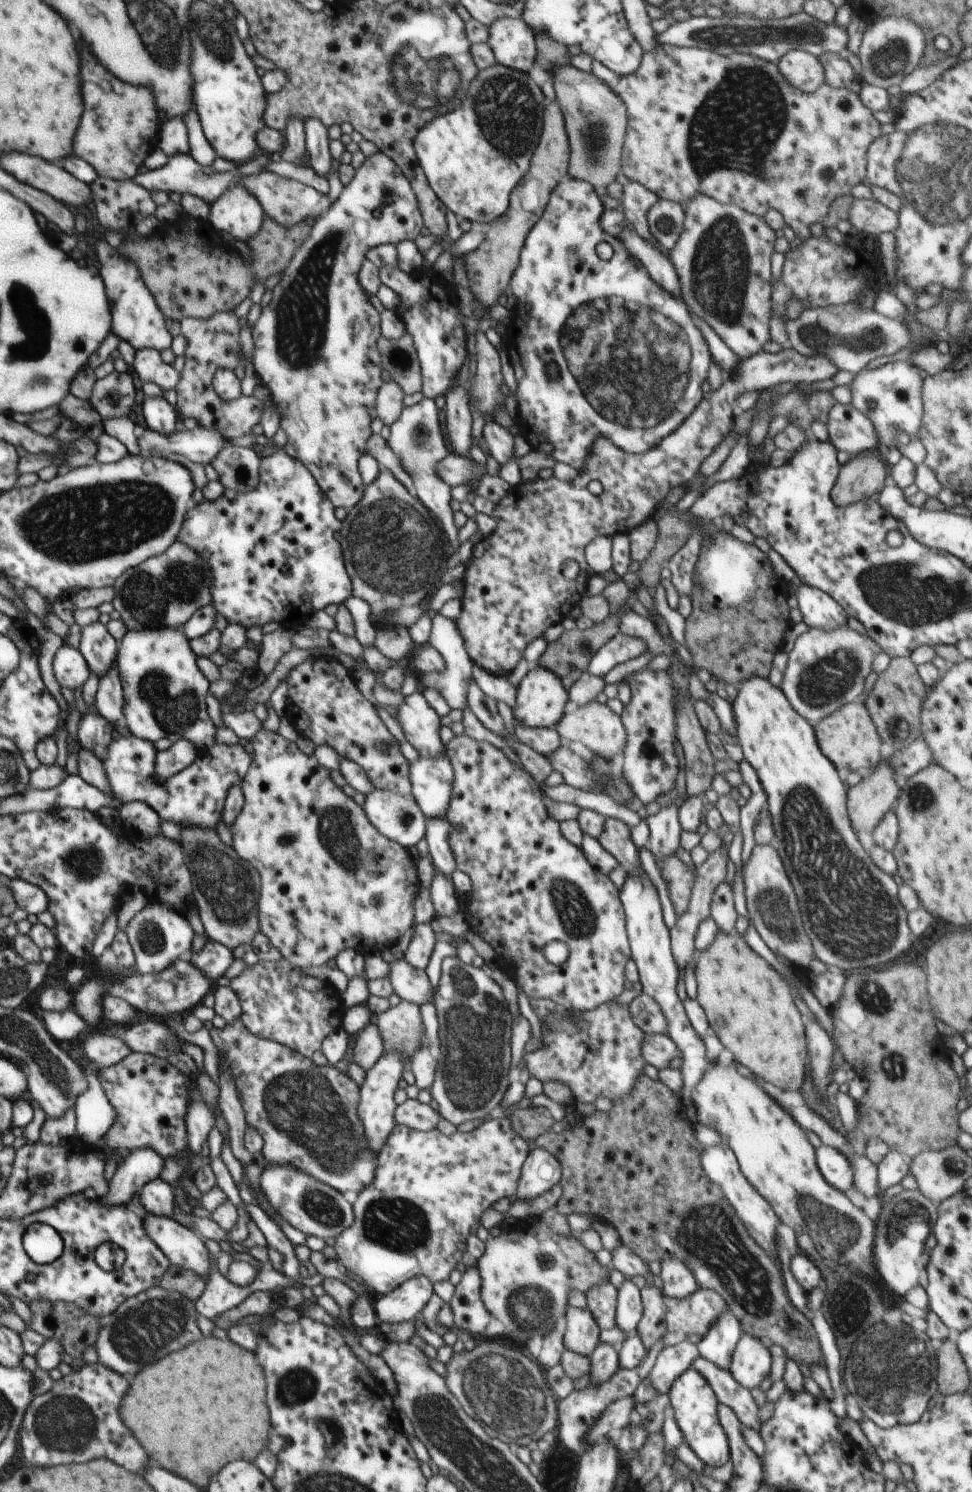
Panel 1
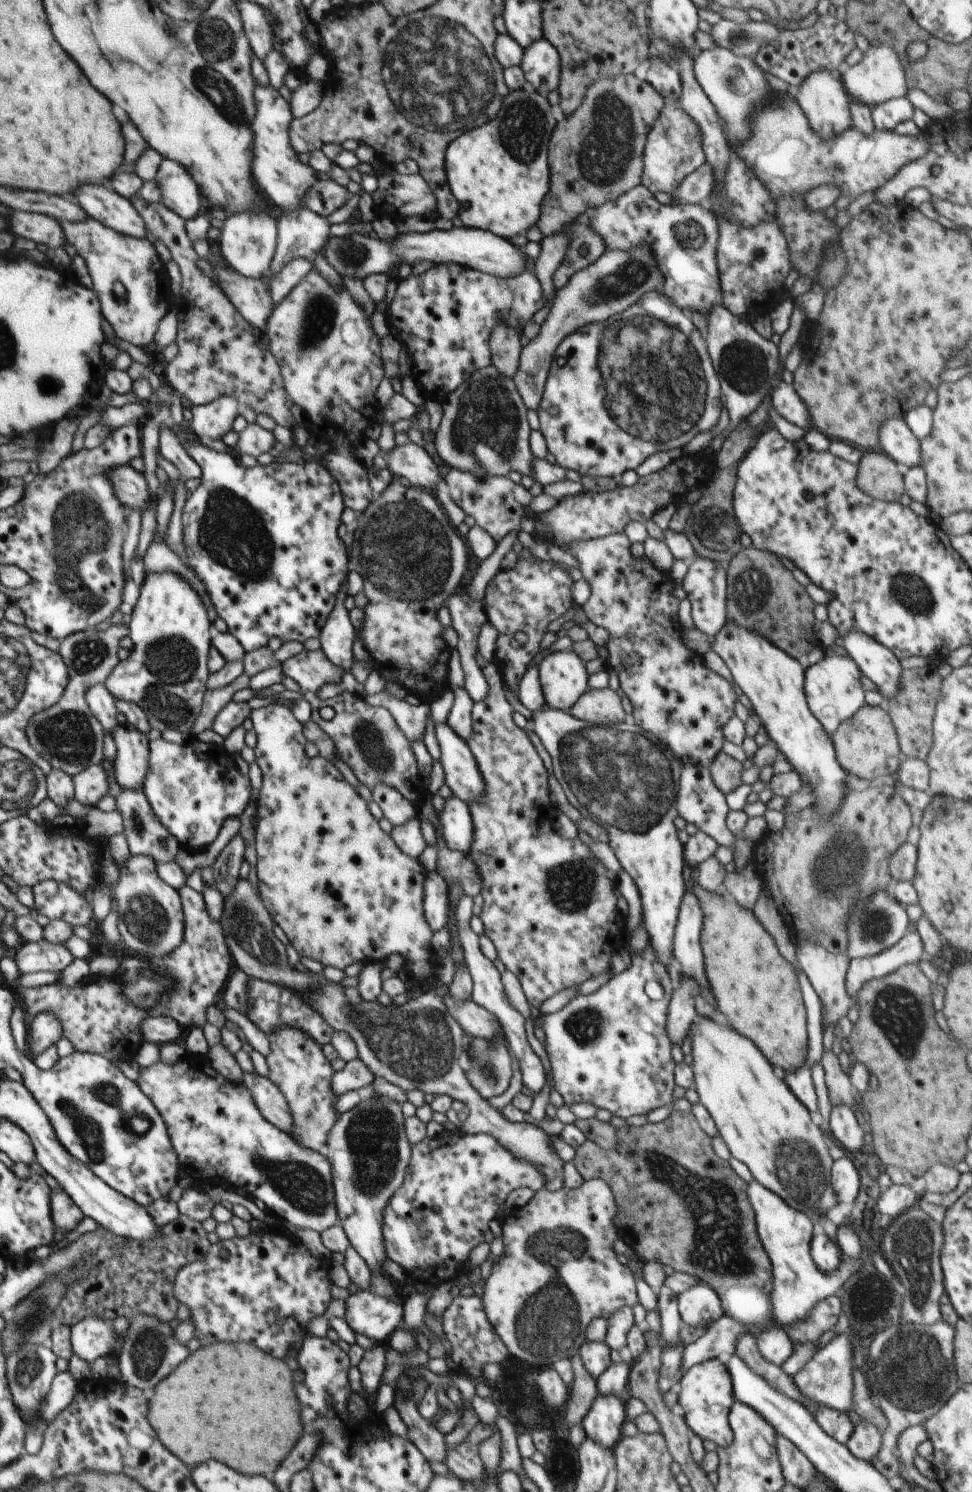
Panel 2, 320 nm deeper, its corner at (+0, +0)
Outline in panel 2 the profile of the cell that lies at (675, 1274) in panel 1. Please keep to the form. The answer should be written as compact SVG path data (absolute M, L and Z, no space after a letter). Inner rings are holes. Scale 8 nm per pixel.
M702 1282L679 1293L677 1299L680 1316L691 1327L708 1328L725 1314L718 1293Z

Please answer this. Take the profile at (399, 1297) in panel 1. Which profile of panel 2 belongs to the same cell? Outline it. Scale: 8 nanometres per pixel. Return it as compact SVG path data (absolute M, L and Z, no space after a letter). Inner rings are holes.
M358 1290L346 1300L345 1320L356 1334L382 1344L388 1334L403 1325L402 1302Z

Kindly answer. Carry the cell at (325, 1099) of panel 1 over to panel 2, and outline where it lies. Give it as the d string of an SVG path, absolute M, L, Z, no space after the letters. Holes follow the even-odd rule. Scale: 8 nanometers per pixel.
M275 1028L267 1039L271 1048L265 1058L270 1070L268 1078L281 1090L291 1108L292 1134L301 1145L323 1151L327 1136L338 1116L334 1110L338 1097L331 1089L335 1071L322 1053L322 1047L301 1028Z

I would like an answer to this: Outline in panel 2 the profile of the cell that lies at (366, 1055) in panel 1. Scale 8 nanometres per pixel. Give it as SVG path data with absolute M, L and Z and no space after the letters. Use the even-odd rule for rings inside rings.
M359 1059L348 1061L341 1071L336 1071L331 1080L332 1092L339 1098L346 1092L360 1090L376 1082L373 1072Z

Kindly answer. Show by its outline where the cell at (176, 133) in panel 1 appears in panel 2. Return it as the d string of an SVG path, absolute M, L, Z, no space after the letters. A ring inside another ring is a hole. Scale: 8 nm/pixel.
M170 159L160 163L155 176L161 203L187 221L196 218L202 208L202 193L188 170Z

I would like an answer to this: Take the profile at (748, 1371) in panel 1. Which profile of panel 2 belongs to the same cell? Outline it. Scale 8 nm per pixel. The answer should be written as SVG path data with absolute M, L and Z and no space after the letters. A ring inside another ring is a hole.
M772 1324L756 1333L757 1347L764 1359L783 1365L792 1356L794 1345L784 1328Z

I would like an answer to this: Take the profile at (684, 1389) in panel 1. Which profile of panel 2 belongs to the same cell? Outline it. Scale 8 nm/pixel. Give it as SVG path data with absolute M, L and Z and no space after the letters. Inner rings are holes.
M710 1359L692 1366L679 1380L679 1405L685 1412L685 1421L702 1440L712 1440L718 1447L728 1446L733 1441L728 1415L734 1402L733 1382L726 1368L718 1359Z

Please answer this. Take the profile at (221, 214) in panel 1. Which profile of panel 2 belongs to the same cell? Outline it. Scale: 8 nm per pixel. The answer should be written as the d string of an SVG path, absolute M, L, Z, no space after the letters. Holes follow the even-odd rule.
M266 212L236 214L227 217L221 229L219 247L227 263L240 274L259 279L269 273L277 245L277 222Z

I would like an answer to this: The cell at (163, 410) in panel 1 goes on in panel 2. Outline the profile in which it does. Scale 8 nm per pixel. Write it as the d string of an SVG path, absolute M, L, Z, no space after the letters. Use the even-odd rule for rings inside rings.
M202 443L183 444L188 454L200 465L203 476L200 485L195 491L188 492L185 506L183 507L182 522L184 546L190 557L192 570L197 574L211 598L214 616L226 622L229 633L240 642L246 652L266 647L270 638L279 638L283 643L298 640L303 643L308 638L319 638L323 626L326 624L331 610L336 606L336 594L340 590L342 581L349 575L348 559L345 541L338 537L340 517L344 512L343 496L330 471L318 462L309 462L297 465L290 462L278 462L275 459L267 465L258 463L254 467L238 464L229 453L221 453L205 447Z

